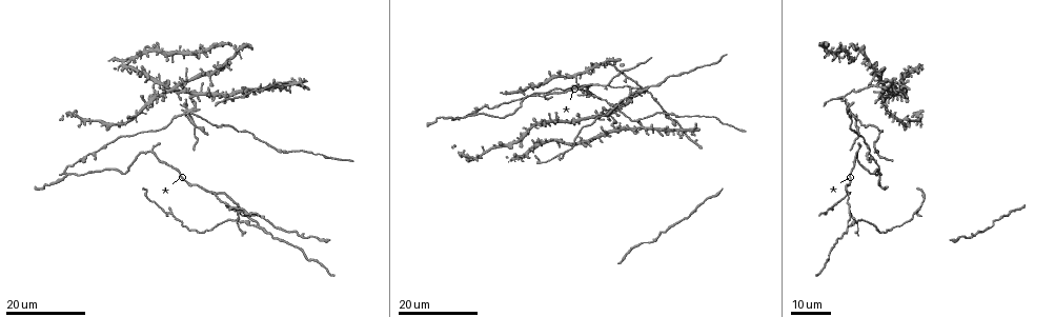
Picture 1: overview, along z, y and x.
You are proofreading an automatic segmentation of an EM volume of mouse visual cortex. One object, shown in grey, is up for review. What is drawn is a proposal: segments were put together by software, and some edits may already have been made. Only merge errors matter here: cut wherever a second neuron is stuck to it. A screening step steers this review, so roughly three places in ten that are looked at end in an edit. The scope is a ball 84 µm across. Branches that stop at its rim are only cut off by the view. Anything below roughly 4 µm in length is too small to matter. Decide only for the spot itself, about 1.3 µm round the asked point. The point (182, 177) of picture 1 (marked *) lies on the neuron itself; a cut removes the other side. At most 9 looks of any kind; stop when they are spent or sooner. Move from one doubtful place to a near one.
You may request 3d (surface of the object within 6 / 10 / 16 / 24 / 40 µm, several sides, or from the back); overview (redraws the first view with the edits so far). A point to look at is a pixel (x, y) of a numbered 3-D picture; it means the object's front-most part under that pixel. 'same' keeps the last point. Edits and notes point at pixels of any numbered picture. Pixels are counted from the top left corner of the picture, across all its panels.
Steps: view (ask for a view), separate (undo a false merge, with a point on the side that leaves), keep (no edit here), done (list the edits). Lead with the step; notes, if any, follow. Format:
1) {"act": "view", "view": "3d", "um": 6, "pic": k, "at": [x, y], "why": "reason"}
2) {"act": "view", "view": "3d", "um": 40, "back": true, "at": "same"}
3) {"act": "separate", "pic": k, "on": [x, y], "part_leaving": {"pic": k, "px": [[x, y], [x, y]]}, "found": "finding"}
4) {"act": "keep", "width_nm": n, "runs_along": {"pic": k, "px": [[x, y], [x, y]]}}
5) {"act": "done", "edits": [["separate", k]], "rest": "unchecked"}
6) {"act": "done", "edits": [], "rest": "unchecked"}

{"act": "view", "view": "3d", "um": 24, "pic": 1, "at": [214, 196], "why": "four-way junction"}

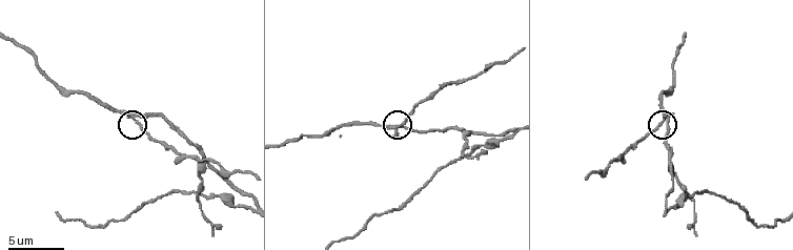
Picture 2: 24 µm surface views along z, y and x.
{"act": "view", "view": "3d", "um": 10, "pic": 2, "at": [404, 124]}

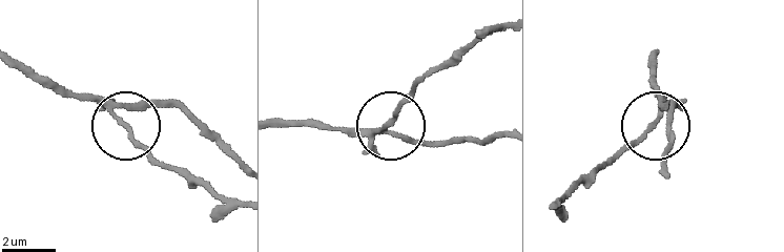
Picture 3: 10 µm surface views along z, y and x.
{"act": "separate", "pic": 3, "on": [131, 127], "arms": 4, "part_leaving": {"pic": 3, "px": [[105, 107], [157, 160], [238, 203]]}, "found": "two neurons meet here"}

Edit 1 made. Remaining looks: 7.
{"act": "view", "view": "3d", "um": 24, "pic": 1, "at": [847, 229], "why": "thick turns thin"}

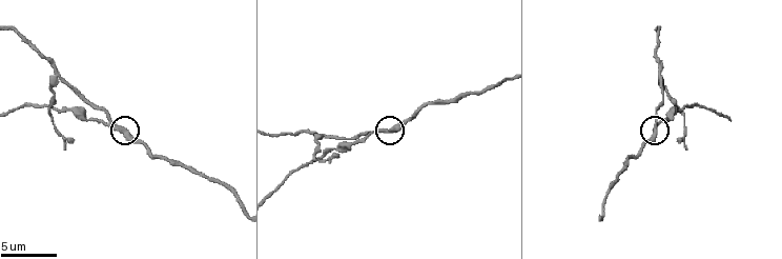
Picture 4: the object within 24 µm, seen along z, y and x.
{"act": "view", "view": "3d", "um": 10, "pic": 4, "at": [653, 127]}

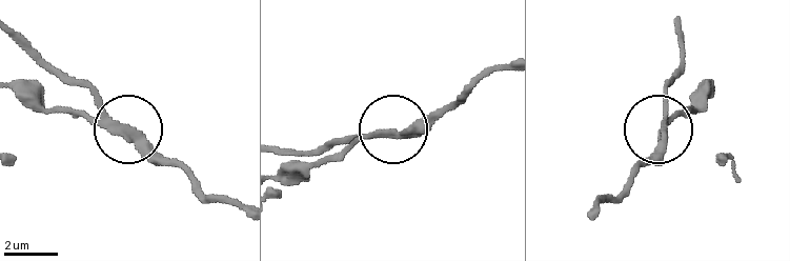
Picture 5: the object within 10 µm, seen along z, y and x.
{"act": "separate", "pic": 5, "on": [77, 114], "part_leaving": {"pic": 5, "px": [[103, 129], [65, 108], [32, 106], [18, 95]]}, "found": "a second neuron is stuck on"}

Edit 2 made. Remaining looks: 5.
{"act": "view", "view": "overview"}

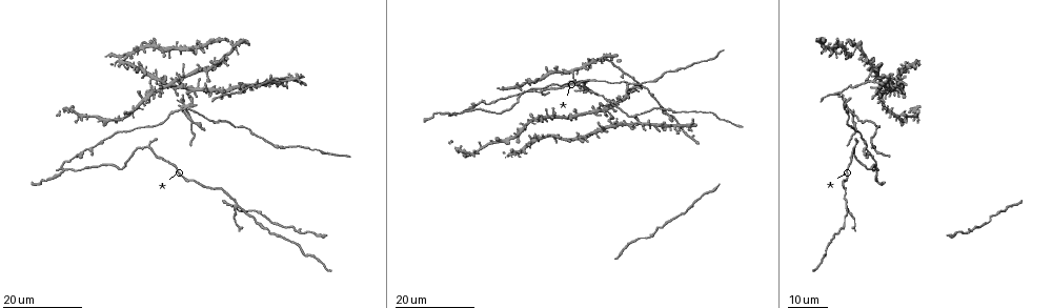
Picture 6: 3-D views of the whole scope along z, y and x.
{"act": "view", "view": "3d", "um": 24, "pic": 6, "at": [62, 169], "why": "four or more arms meet"}

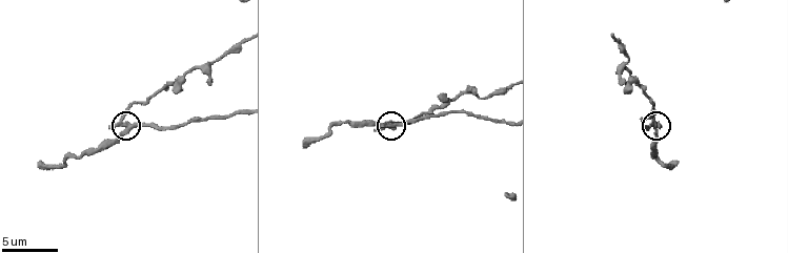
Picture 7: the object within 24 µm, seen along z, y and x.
{"act": "view", "view": "3d", "um": 6, "pic": 7, "at": [127, 125]}

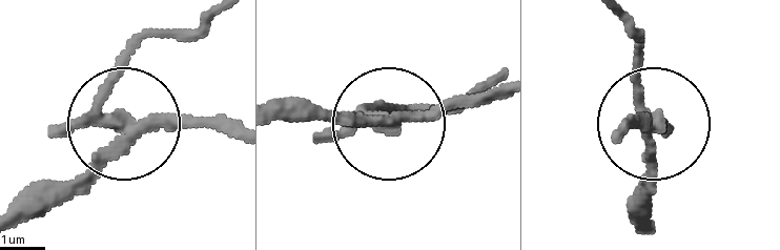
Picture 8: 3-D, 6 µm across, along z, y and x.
{"act": "separate", "pic": 8, "on": [117, 58], "part_leaving": {"pic": 8, "px": [[119, 119], [108, 88], [119, 66], [154, 36], [221, 14]]}, "found": "a second neuron is stuck on"}

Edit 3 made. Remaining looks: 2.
{"act": "done", "edits": [["separate", 3], ["separate", 5], ["separate", 8]], "rest": "unchecked"}

